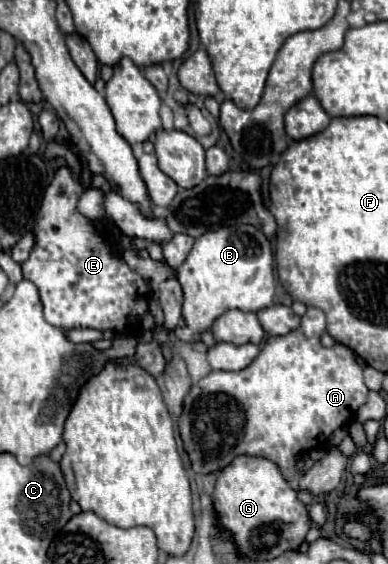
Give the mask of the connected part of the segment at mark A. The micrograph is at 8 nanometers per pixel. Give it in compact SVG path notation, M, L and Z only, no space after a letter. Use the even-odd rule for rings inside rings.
M309 307L307 313L301 317L301 327L287 333L287 335L281 335L281 337L269 337L267 343L263 345L261 353L257 355L257 359L243 371L211 371L207 377L203 377L197 385L191 387L191 391L187 393L185 401L183 401L183 411L181 411L181 417L179 417L179 435L183 439L183 447L185 447L185 453L189 455L191 459L191 469L195 471L195 475L209 475L209 473L219 473L223 471L235 457L241 457L241 455L255 455L255 457L265 457L269 461L273 461L281 475L285 477L285 481L293 481L297 477L297 457L303 453L303 451L311 451L315 449L319 443L325 443L325 439L339 427L343 427L347 421L353 421L355 415L357 415L357 409L367 401L367 393L369 389L365 387L363 383L363 363L361 359L345 345L335 345L331 349L323 347L321 345L321 335L325 333L325 313L317 307Z

